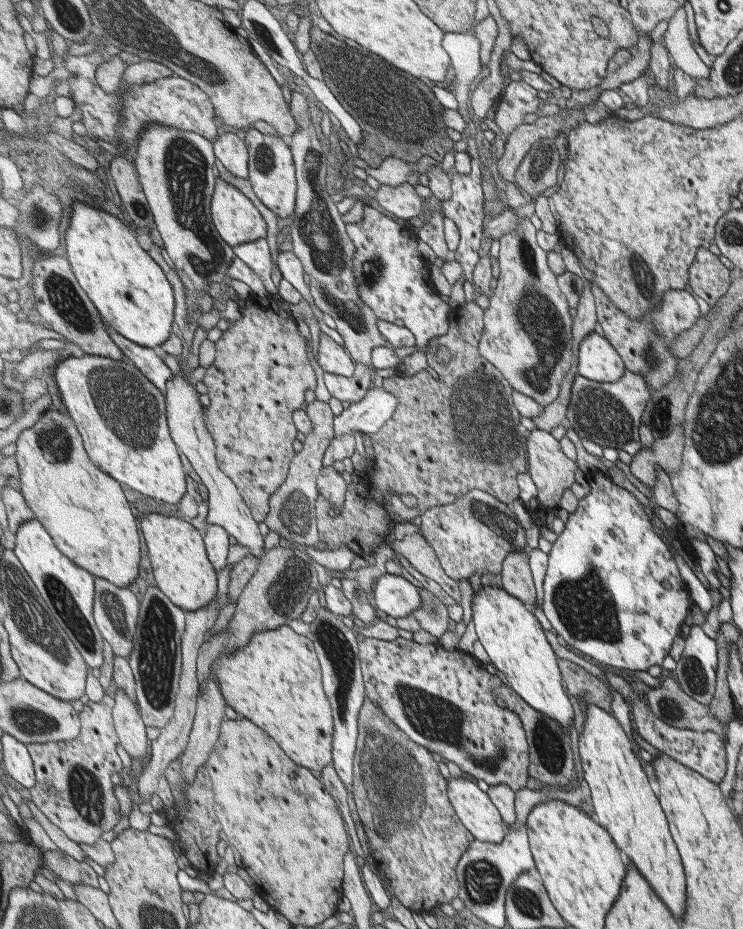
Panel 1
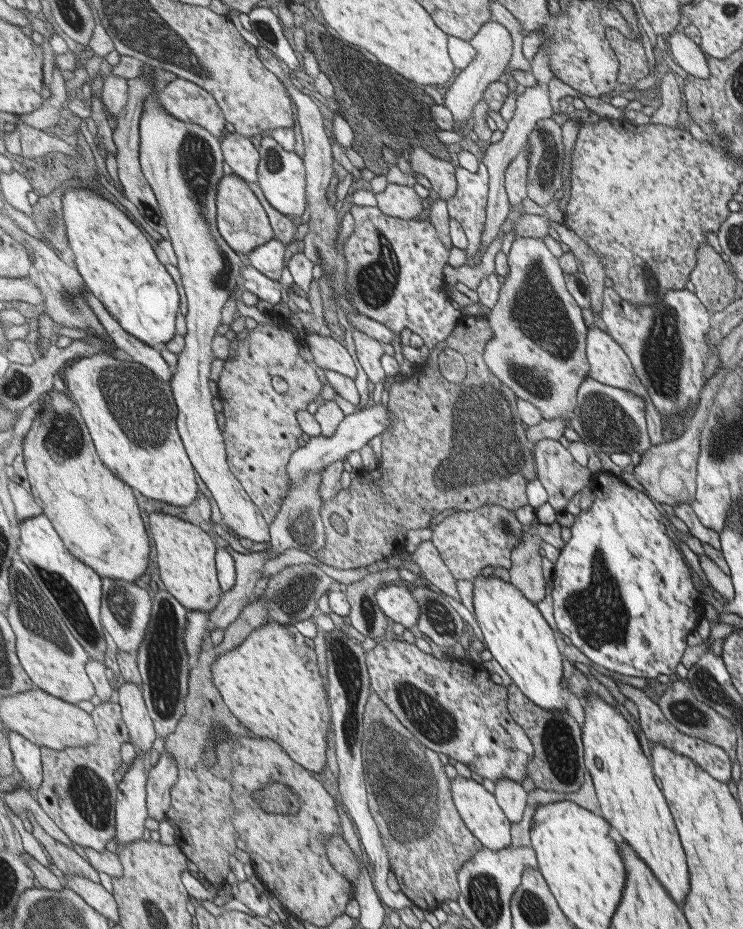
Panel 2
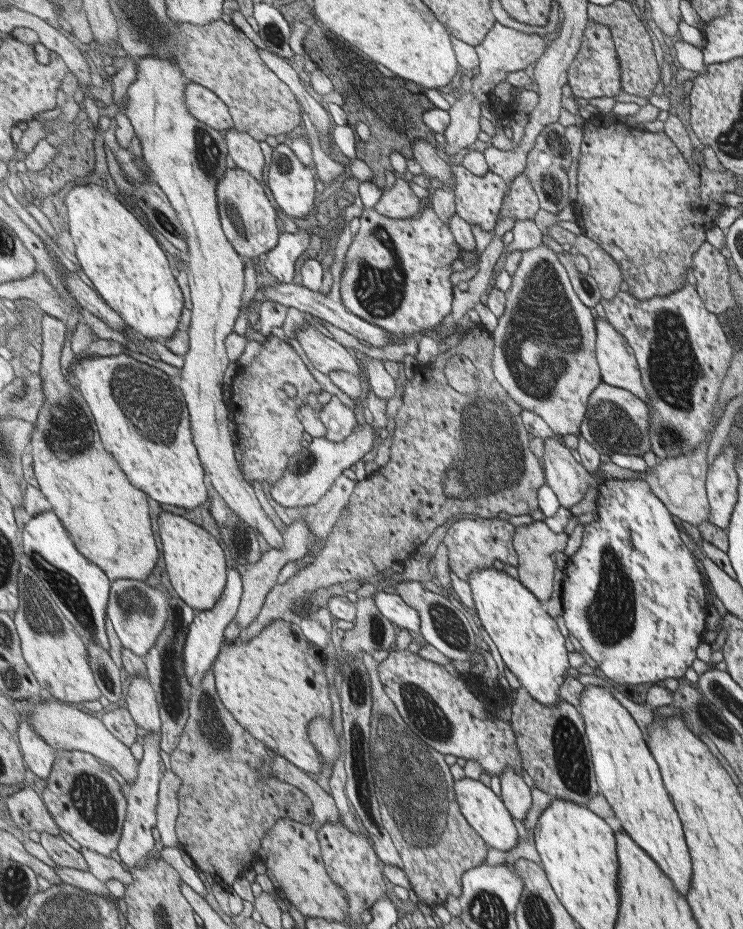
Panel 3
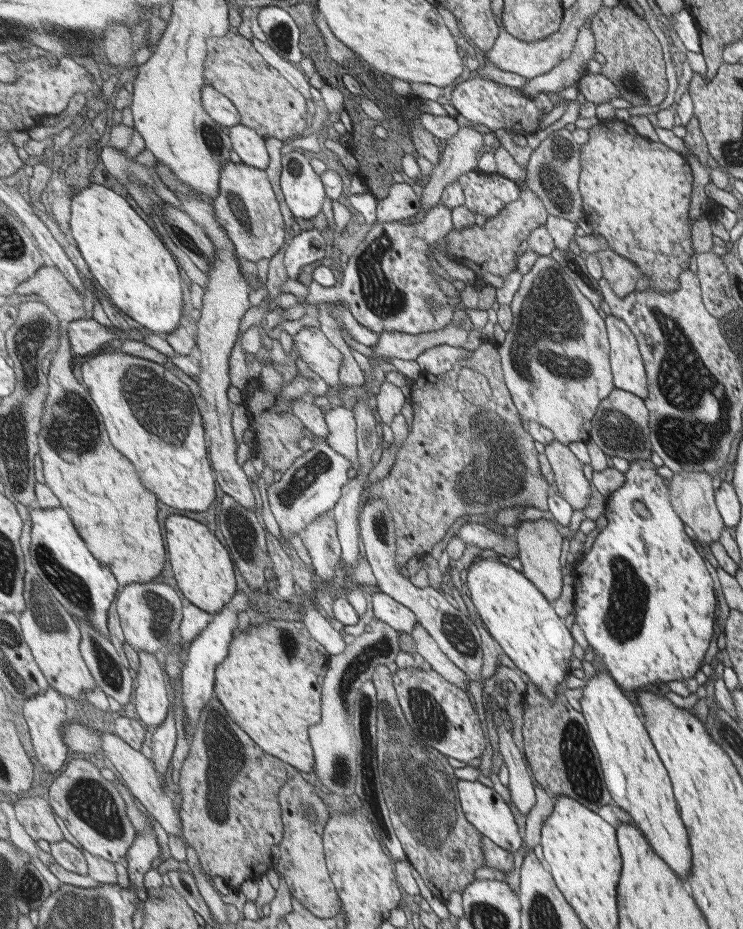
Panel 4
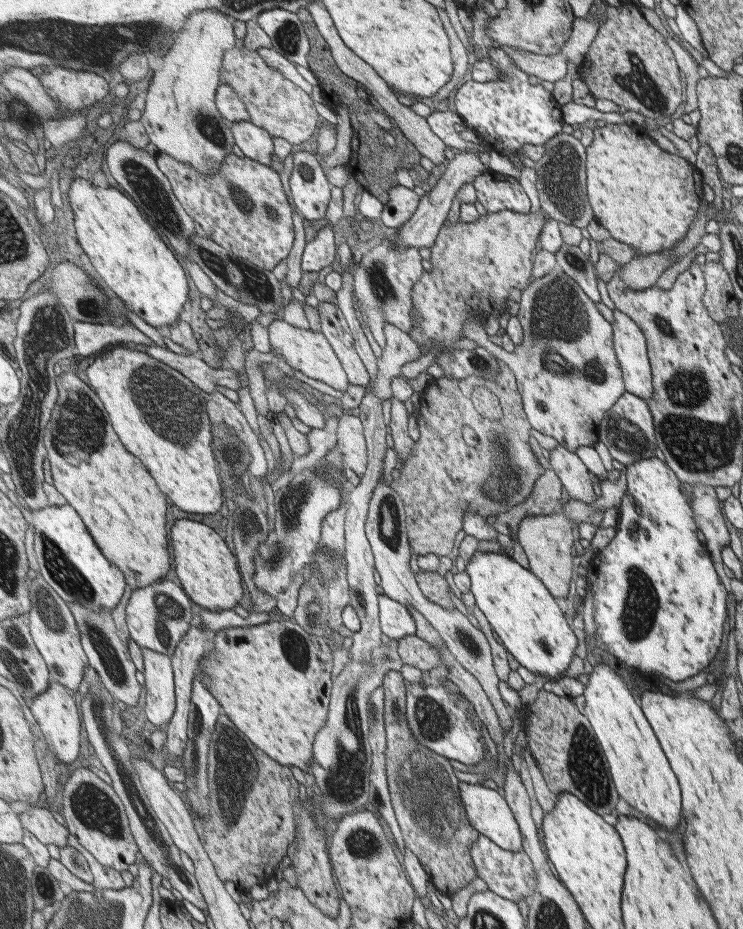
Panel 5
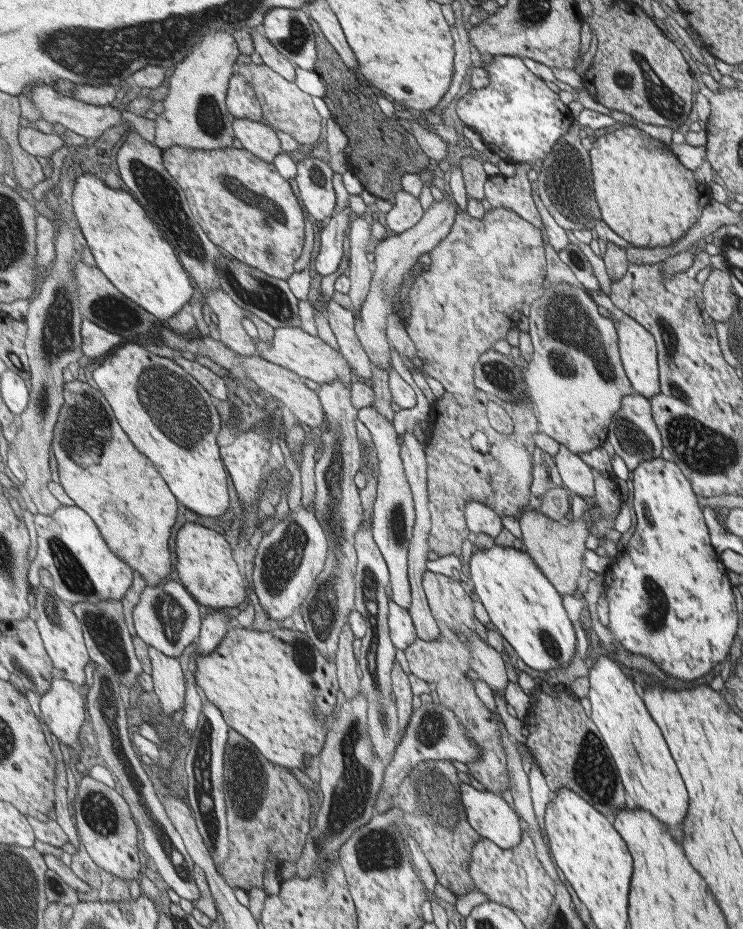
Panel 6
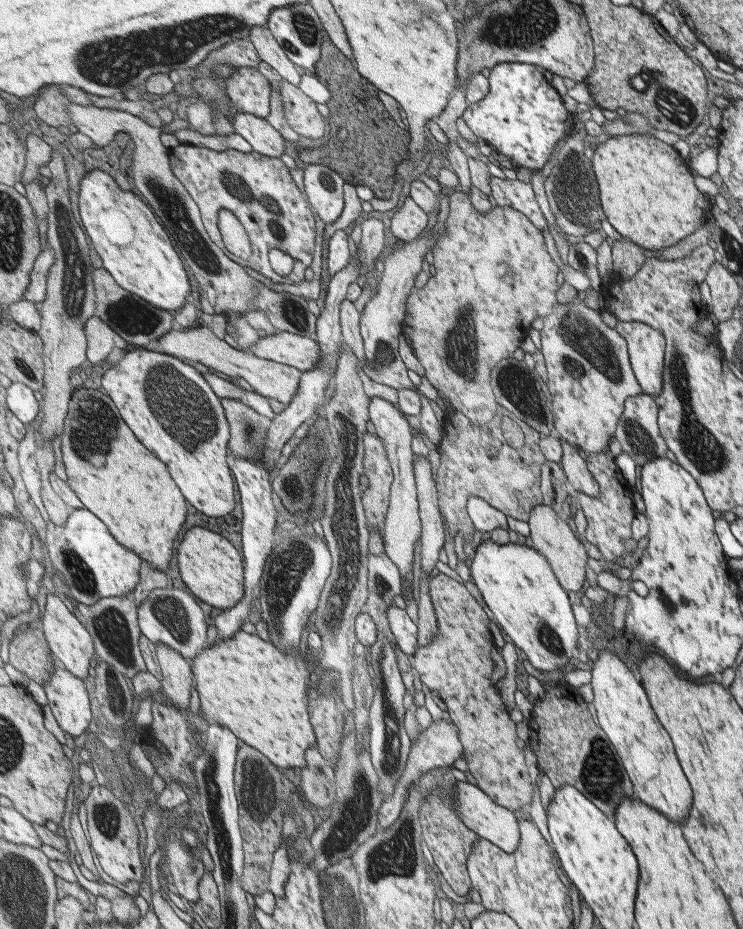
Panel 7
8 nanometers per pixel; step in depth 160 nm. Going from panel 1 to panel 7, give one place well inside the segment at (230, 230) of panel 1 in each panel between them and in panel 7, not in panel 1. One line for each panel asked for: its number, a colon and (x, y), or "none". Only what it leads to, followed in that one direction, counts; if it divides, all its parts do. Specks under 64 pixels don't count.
2: (245, 225)
3: (249, 218)
4: (247, 207)
5: (243, 206)
6: (245, 206)
7: (257, 188)

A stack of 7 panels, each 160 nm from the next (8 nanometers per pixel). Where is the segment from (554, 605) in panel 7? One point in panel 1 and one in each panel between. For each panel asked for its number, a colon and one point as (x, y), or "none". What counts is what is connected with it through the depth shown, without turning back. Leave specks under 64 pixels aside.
1: (515, 641)
2: (515, 632)
3: (529, 640)
4: (520, 618)
5: (517, 603)
6: (521, 601)

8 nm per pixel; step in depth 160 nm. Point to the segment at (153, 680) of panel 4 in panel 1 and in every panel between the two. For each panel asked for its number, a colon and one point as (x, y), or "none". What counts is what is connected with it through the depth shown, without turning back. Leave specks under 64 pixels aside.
1: (132, 729)
2: (142, 729)
3: (141, 700)

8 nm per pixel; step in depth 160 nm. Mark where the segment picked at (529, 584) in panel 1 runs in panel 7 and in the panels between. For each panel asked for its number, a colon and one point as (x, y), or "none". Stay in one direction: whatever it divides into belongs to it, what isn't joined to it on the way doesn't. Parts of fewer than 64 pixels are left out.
2: (526, 573)
3: (536, 543)
4: (540, 550)
5: (547, 540)
6: (556, 546)
7: (550, 535)

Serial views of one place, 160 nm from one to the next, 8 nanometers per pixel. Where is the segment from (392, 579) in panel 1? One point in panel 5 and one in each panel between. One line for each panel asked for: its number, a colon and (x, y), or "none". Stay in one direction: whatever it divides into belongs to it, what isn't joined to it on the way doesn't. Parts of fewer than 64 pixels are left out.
2: (398, 603)
3: (391, 603)
4: (399, 616)
5: (396, 619)

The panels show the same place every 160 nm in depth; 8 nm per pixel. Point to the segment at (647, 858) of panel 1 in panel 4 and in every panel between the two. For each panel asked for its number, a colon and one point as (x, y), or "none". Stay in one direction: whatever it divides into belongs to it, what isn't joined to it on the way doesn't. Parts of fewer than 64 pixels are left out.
2: (629, 799)
3: (626, 774)
4: (635, 778)

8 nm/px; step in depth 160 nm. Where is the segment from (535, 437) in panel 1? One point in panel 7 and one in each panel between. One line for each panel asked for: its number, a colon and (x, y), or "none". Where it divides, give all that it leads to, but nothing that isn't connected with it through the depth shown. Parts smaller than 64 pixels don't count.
2: (562, 476)
3: (569, 480)
4: (569, 481)
5: (576, 483)
6: (577, 478)
7: (574, 468)

